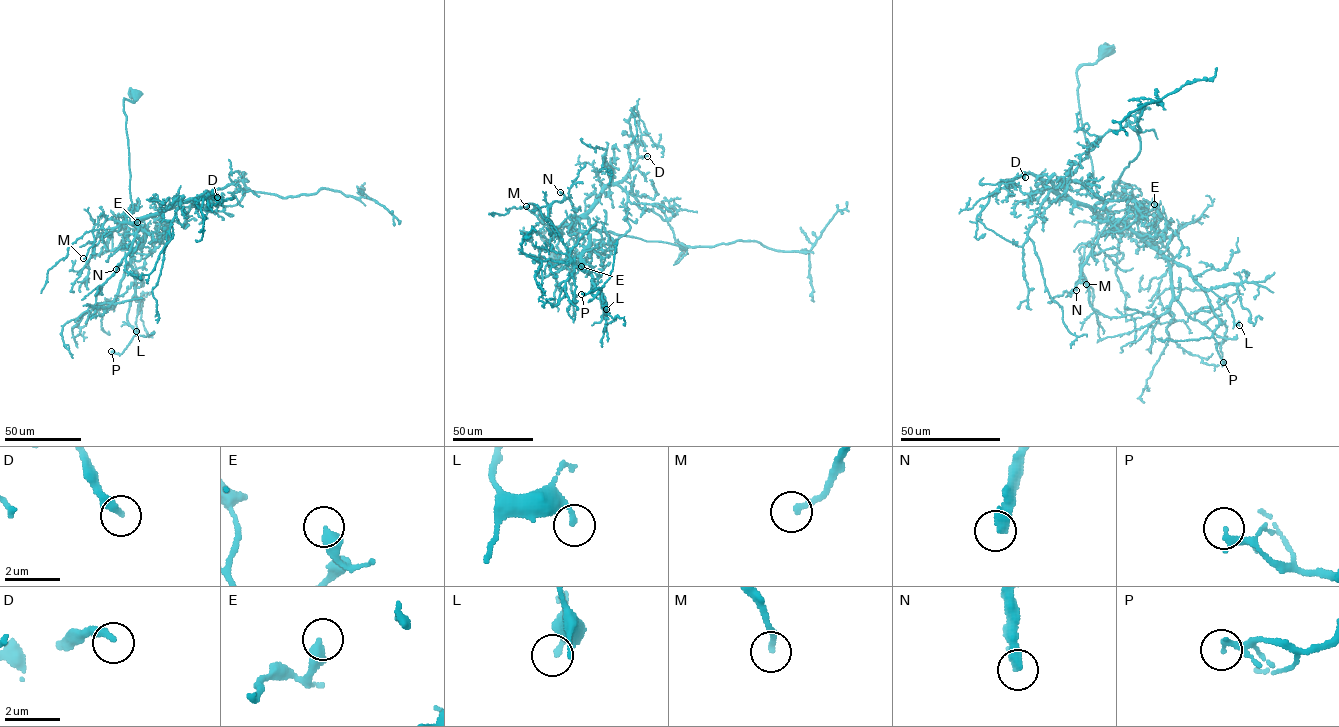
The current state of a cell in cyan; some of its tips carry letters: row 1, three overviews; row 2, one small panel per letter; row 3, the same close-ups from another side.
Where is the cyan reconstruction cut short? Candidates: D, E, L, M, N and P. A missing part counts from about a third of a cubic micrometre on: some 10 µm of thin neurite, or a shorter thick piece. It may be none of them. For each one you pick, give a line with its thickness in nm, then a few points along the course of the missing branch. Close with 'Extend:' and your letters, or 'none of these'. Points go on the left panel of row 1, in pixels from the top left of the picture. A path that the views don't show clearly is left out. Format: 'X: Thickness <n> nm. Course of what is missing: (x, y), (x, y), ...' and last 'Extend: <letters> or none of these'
D: Thickness 320 nm
M: Thickness 190 nm. Course of what is missing: (83, 258), (69, 270), (67, 277)
N: Thickness 400 nm
Extend: D, M, N

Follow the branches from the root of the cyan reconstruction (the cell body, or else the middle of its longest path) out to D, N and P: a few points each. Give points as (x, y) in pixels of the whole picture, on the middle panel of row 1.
D: (555, 257), (542, 232), (563, 224), (570, 228), (601, 192), (622, 179), (638, 158), (647, 156)
N: (555, 257), (542, 232), (563, 224), (569, 225), (568, 229), (579, 226), (572, 204), (560, 192)
P: (555, 257), (541, 236), (548, 228), (567, 224), (587, 235), (582, 268), (592, 295), (603, 286), (581, 294)

